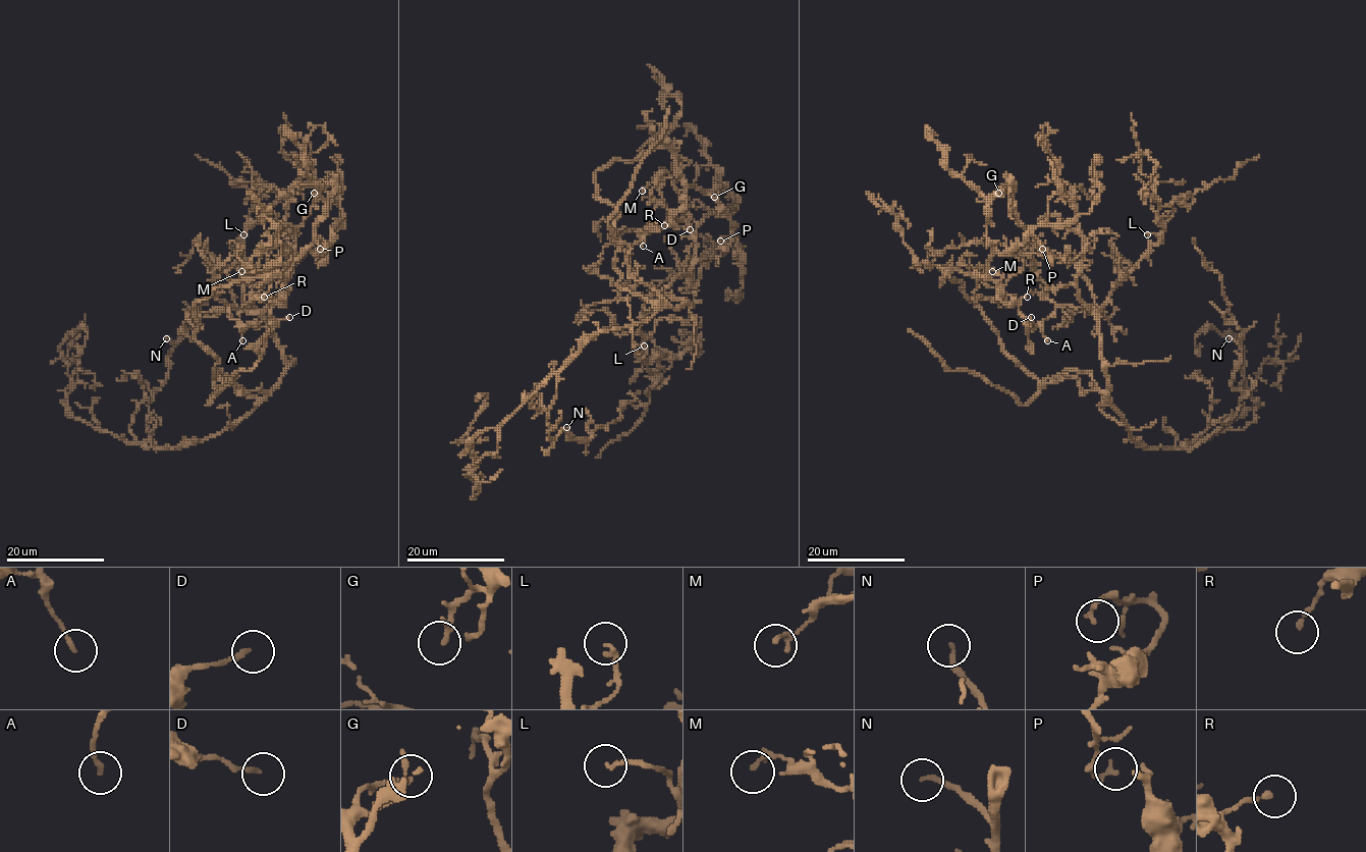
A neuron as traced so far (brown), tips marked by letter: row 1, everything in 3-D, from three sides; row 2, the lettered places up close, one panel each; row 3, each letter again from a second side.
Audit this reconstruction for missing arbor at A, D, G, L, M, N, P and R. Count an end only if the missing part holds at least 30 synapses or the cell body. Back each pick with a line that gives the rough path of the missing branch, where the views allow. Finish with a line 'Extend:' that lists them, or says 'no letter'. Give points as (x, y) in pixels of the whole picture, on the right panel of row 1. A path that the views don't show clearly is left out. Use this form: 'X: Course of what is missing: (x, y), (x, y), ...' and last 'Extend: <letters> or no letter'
N: Course of what is missing: (1228, 338), (1235, 338), (1228, 332), (1230, 322), (1221, 315), (1216, 319), (1209, 307)
Extend: N

